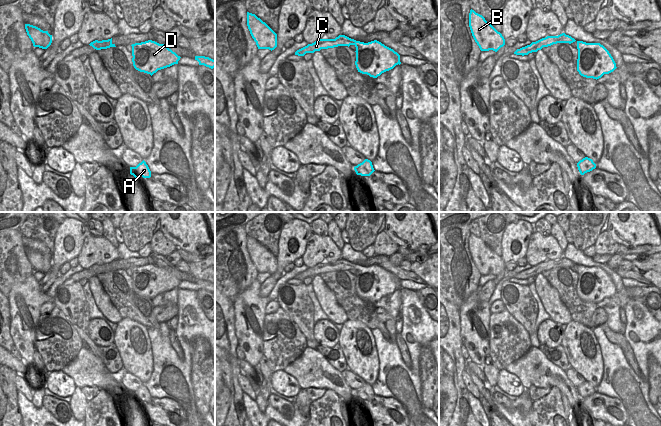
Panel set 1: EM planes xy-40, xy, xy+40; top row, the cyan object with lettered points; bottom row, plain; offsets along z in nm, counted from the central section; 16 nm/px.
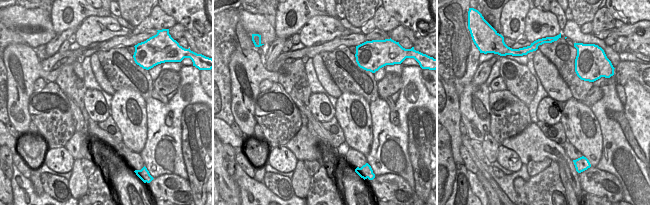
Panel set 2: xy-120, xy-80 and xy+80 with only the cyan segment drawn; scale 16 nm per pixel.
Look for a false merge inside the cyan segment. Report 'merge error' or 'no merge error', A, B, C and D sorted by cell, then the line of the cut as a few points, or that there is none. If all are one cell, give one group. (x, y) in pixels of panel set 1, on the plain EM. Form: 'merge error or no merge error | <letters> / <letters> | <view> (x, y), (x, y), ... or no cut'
no merge error | A B C D | no cut

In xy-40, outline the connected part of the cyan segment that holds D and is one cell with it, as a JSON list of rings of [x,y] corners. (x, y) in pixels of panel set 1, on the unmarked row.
[[[148,264],[132,268],[132,286],[136,294],[150,298],[178,288],[180,280],[164,268]]]

